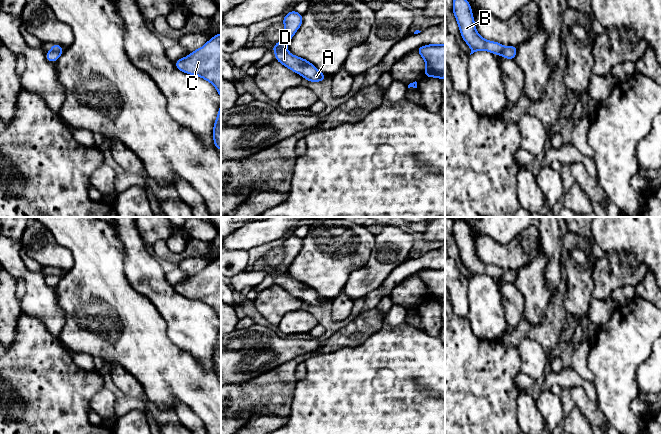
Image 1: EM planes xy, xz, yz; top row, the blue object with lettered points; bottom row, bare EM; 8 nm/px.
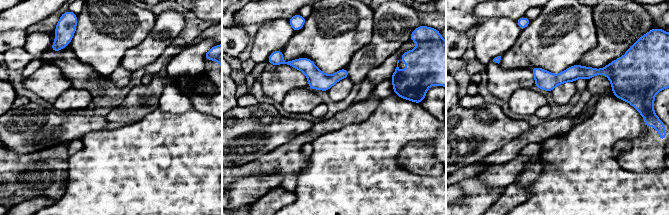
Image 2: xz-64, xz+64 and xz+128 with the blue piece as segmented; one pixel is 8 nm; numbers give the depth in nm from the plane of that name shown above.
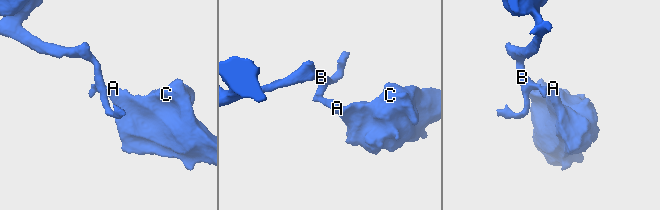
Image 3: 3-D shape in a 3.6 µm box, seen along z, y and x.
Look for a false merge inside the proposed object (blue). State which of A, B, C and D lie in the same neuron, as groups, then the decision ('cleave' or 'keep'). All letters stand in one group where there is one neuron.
A C D / B; cleave

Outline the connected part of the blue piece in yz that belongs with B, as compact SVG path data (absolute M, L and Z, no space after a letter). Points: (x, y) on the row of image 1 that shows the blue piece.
M453 0L453 13L459 25L462 39L469 45L471 54L485 50L499 55L504 46L498 42L483 39L476 31L472 10L467 0Z

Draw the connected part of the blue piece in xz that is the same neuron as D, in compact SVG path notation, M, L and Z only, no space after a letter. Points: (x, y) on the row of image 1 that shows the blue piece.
M272 47L272 50L275 52L275 58L278 62L300 74L305 80L320 82L327 78L327 75L322 74L306 59L292 55L288 51L276 50L274 47Z

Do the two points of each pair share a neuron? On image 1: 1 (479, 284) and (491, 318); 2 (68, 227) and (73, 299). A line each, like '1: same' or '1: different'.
1: same
2: same

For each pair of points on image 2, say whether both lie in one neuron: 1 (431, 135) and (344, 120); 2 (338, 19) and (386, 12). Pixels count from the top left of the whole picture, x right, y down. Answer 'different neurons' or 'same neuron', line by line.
1: different neurons
2: different neurons

